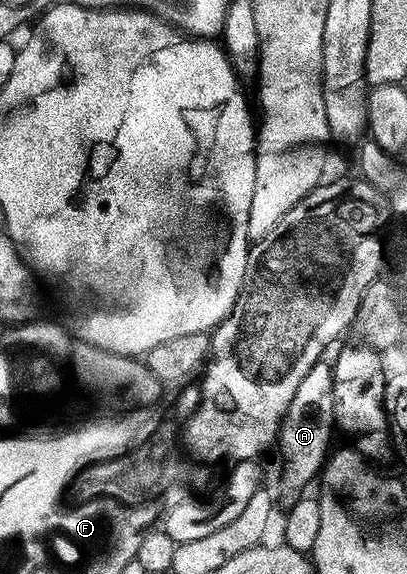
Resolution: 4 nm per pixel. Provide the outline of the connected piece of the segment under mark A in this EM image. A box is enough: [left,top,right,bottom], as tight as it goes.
[264,359,336,510]

